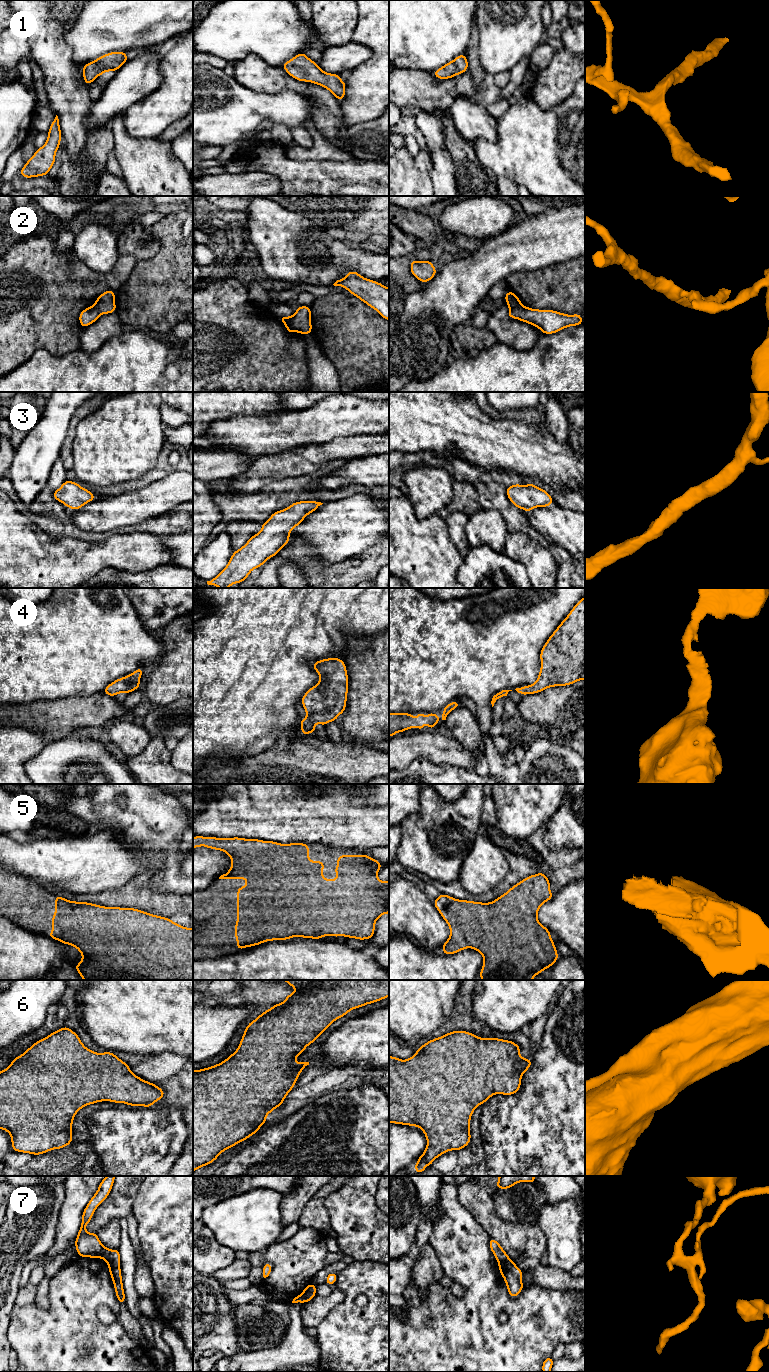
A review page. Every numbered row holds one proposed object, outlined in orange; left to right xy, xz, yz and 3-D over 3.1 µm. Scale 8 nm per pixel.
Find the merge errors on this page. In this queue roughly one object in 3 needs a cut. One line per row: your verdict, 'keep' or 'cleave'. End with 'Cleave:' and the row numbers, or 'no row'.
1: keep
2: cleave
3: keep
4: keep
5: keep
6: keep
7: cleave
Cleave: 2, 7

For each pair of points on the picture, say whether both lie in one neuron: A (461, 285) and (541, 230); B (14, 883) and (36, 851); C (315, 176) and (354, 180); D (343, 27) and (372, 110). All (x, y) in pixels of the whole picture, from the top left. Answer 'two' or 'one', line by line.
A: one
B: two
C: one
D: two

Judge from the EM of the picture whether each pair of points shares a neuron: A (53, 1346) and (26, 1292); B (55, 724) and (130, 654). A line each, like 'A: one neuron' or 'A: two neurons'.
A: two neurons
B: two neurons

